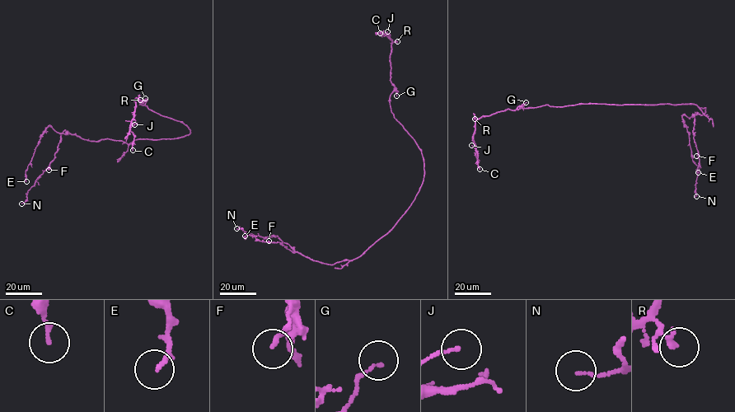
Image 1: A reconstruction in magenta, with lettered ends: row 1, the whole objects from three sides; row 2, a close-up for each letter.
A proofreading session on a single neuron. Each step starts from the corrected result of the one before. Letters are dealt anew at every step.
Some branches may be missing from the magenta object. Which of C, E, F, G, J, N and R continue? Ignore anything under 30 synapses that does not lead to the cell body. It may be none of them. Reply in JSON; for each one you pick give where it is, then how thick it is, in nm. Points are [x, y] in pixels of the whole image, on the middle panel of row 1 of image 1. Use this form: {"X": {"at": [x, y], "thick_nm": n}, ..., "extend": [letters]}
{"extend": []}

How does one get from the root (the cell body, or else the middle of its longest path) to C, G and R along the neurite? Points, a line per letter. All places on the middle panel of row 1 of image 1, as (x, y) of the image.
C: (409, 207), (423, 181), (423, 159), (391, 111), (392, 42), (380, 33)
G: (409, 207), (423, 181), (423, 159), (416, 142), (391, 111), (389, 96), (395, 90), (396, 95)
R: (409, 207), (423, 181), (423, 159), (391, 111), (389, 96), (394, 87), (390, 57), (391, 44), (397, 41)

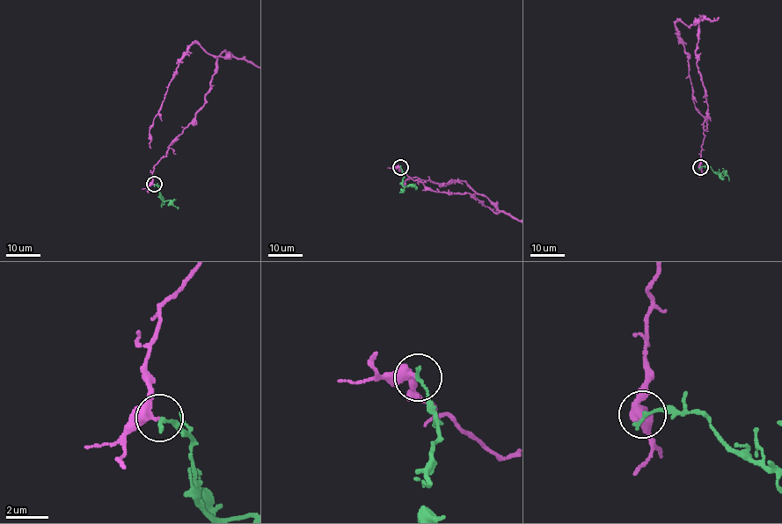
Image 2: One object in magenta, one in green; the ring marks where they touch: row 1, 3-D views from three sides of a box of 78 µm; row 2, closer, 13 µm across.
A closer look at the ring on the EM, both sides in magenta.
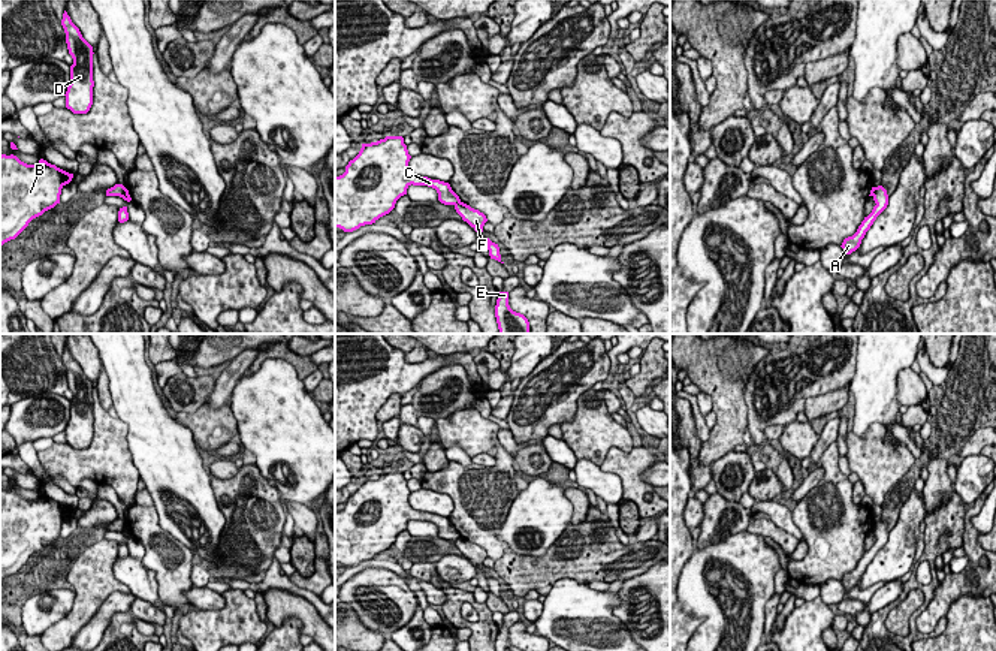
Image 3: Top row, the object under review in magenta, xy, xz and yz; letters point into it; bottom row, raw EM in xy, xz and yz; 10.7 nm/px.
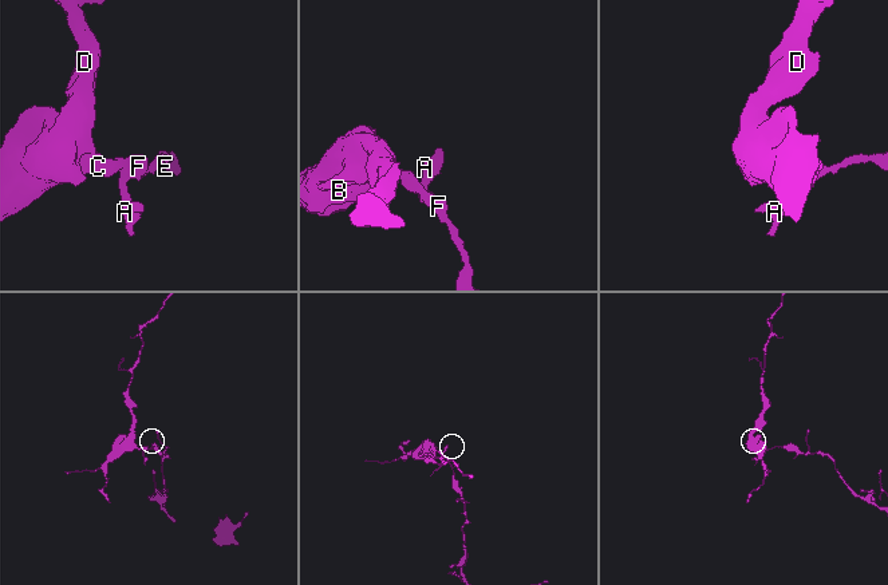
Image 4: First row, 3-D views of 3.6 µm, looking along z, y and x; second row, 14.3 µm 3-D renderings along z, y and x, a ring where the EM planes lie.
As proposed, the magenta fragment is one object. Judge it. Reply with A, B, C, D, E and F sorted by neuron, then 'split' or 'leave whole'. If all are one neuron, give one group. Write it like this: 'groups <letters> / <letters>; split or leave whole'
groups A E F / B C D; split

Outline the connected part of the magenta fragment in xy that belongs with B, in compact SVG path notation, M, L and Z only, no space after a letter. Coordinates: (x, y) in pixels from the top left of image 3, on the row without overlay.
M0 491L0 582L28 558L60 539L61 524L73 509L40 494L27 500L16 491Z

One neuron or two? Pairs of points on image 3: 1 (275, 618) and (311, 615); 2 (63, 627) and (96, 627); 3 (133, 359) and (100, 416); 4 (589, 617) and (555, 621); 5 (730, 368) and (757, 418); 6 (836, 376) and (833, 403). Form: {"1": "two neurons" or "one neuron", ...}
{"1": "one neuron", "2": "two neurons", "3": "two neurons", "4": "one neuron", "5": "two neurons", "6": "two neurons"}

